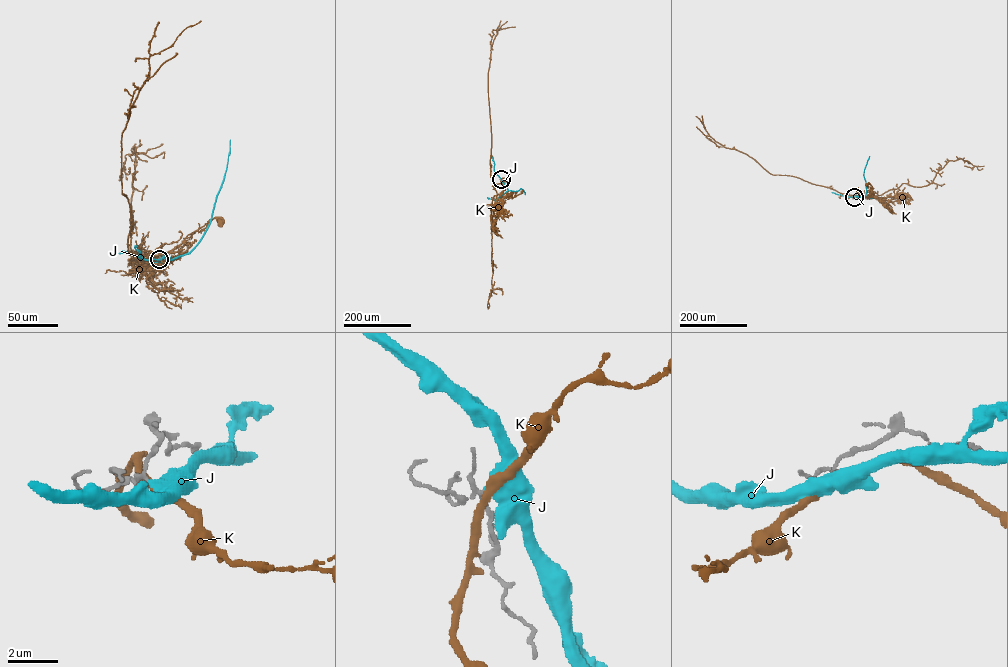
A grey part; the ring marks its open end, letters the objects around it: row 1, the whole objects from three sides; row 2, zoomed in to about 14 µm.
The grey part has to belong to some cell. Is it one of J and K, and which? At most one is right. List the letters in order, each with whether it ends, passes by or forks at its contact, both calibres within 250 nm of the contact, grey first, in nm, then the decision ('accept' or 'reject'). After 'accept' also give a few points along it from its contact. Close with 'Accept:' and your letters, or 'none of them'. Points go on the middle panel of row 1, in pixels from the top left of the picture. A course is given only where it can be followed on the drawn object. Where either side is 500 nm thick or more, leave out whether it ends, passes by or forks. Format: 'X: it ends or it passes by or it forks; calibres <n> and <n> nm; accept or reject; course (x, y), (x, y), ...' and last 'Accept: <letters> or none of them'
J: it ends; calibres 140 and 480 nm; accept; course (501, 179), (508, 190), (521, 188), (525, 194)
K: it passes by; calibres 140 and 300 nm; reject
Accept: J

